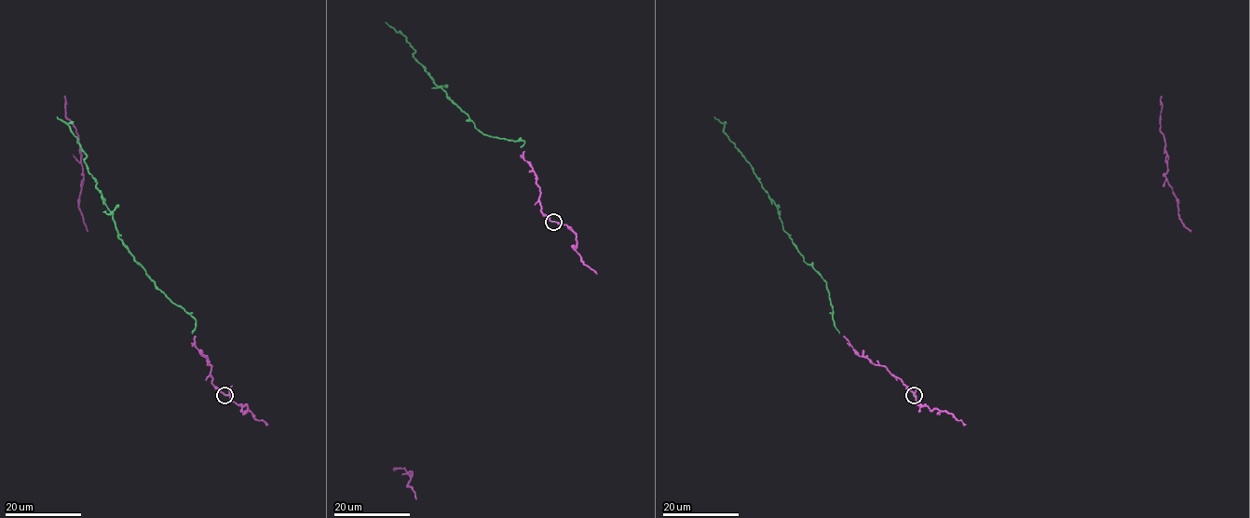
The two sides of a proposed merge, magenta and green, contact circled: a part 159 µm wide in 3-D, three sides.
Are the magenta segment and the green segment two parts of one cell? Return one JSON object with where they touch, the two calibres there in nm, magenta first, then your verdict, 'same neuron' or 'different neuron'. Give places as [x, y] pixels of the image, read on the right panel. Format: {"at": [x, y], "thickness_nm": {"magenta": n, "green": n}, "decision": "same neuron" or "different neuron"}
{"at": [914, 395], "thickness_nm": {"magenta": 190, "green": 50}, "decision": "same neuron"}

